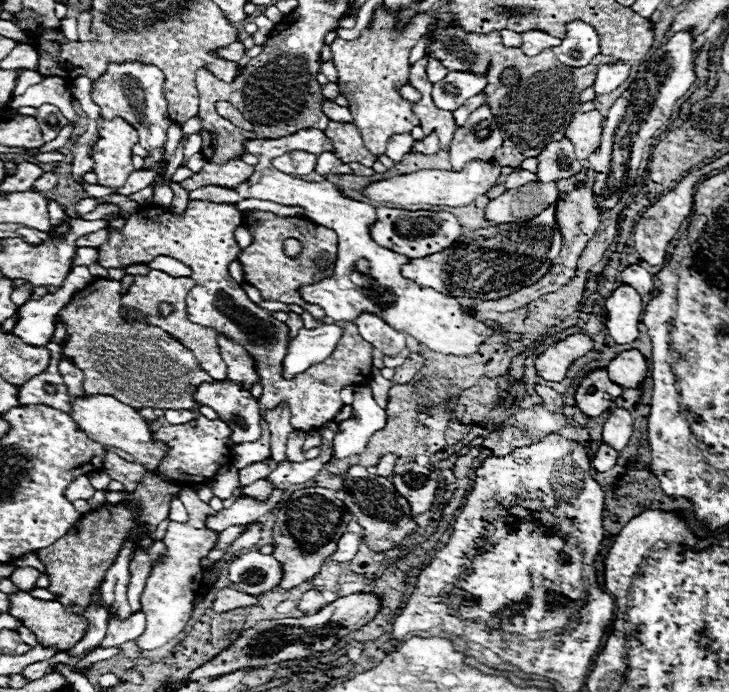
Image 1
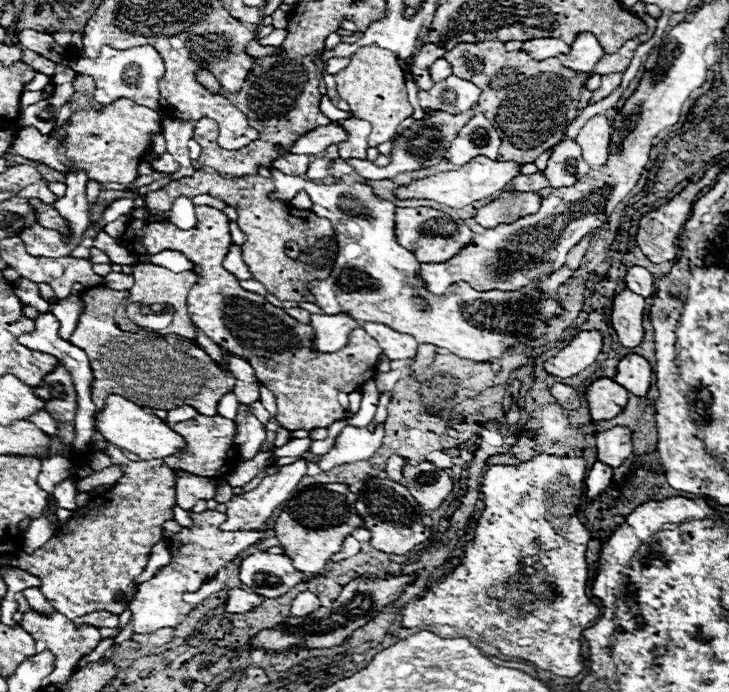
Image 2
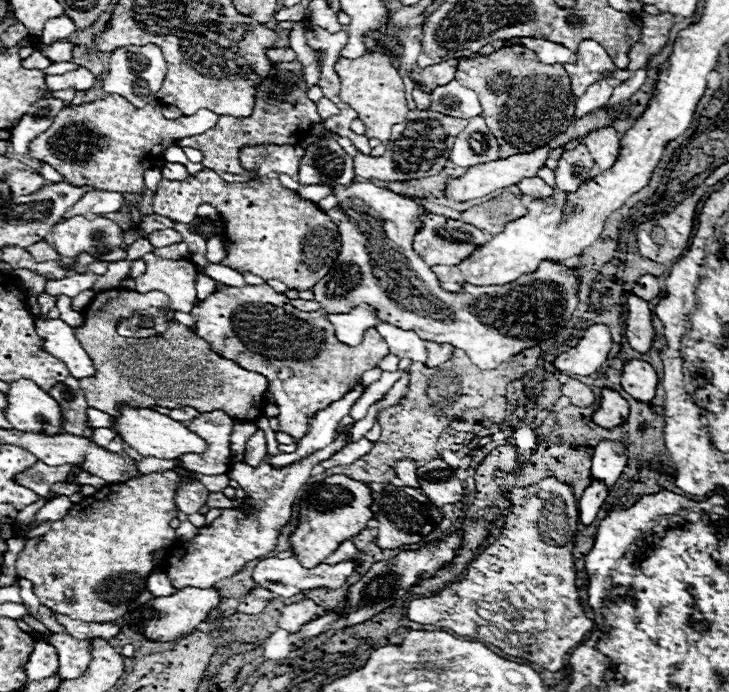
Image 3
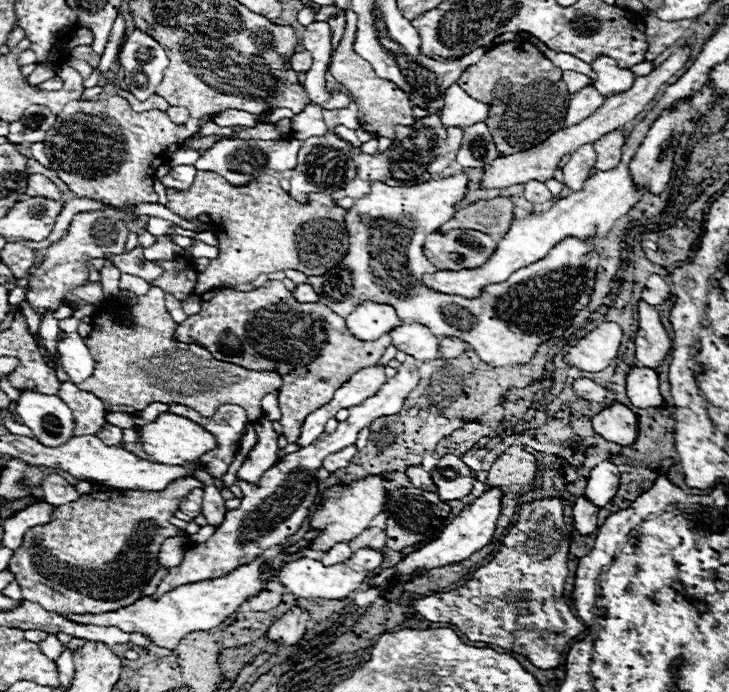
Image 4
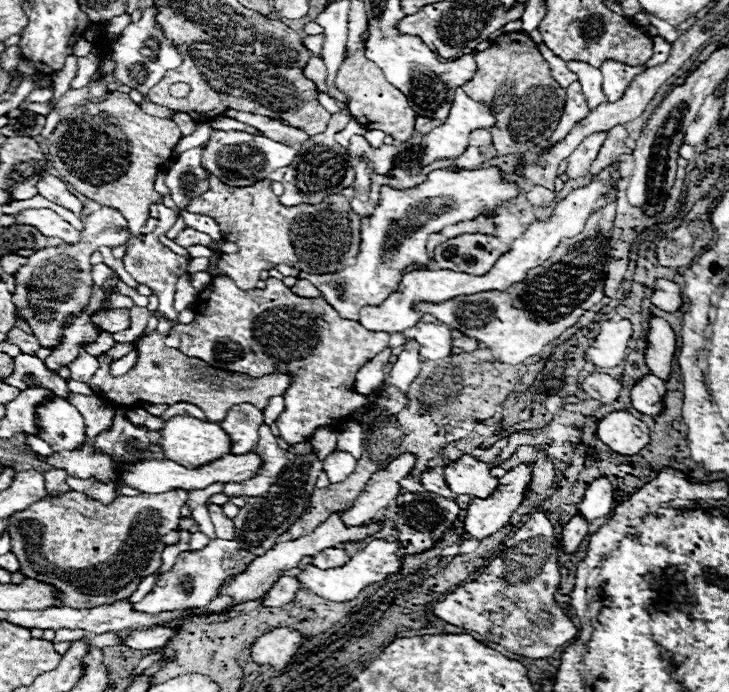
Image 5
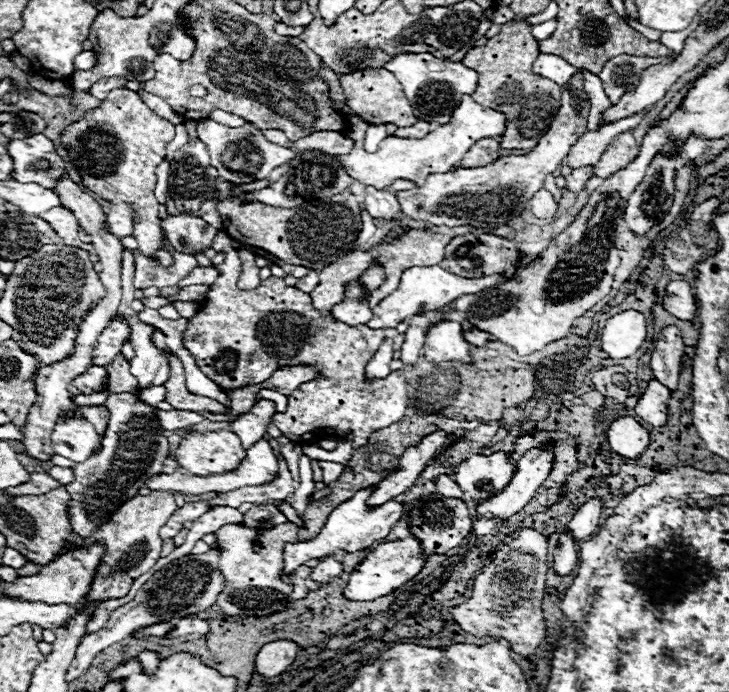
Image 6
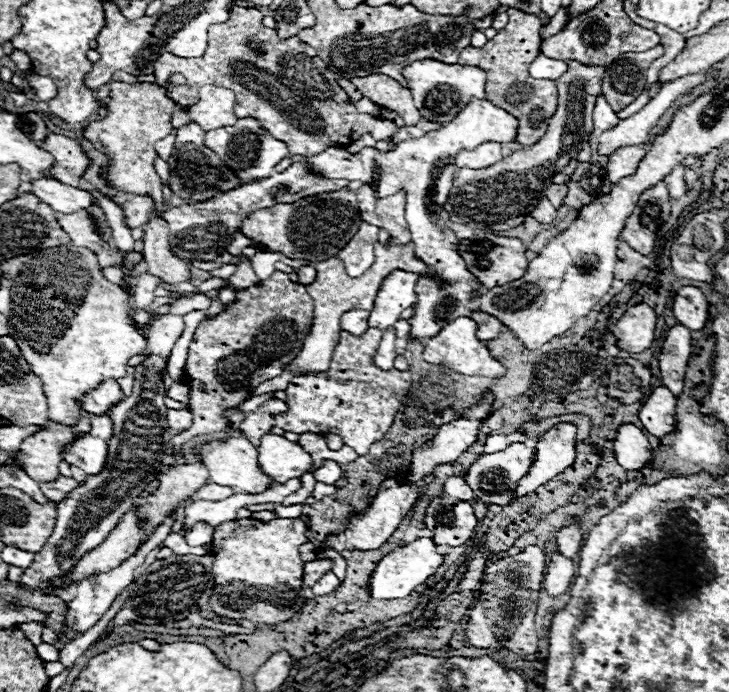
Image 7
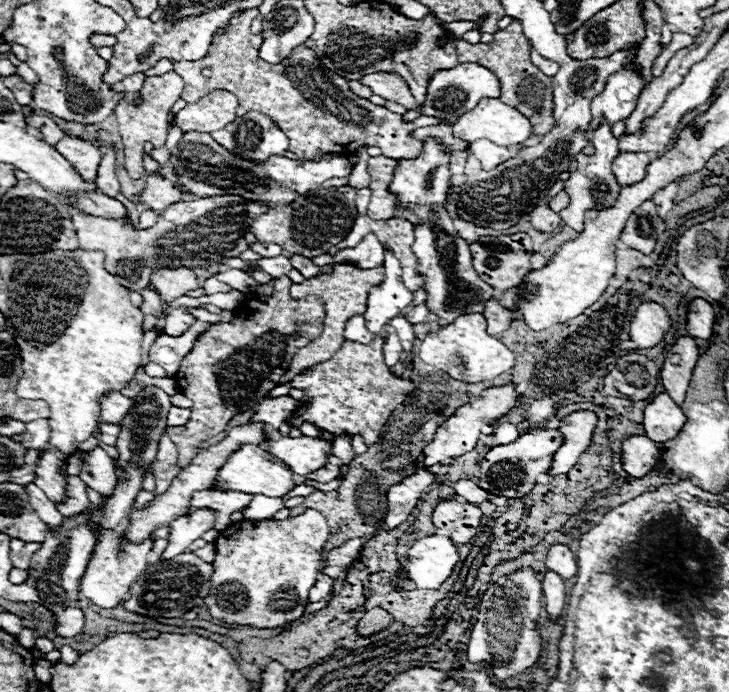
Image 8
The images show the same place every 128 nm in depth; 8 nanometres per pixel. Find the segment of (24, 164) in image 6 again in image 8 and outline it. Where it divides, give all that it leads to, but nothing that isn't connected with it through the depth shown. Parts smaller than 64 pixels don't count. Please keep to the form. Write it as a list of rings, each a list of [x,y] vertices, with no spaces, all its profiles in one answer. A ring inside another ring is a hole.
[[[64,136],[56,146],[54,146],[68,162],[72,162],[72,166],[86,178],[86,180],[94,180],[98,174],[98,166],[102,160],[102,148],[88,142],[88,140],[80,140],[74,136]]]

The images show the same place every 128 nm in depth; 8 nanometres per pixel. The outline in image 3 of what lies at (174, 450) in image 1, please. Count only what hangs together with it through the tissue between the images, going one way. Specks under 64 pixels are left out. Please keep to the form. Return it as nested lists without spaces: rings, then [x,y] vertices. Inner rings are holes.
[[[222,410],[200,414],[196,420],[188,424],[192,432],[204,436],[208,440],[208,452],[200,456],[180,456],[182,464],[190,472],[214,476],[226,474],[232,466],[232,452],[230,452],[230,436],[234,430],[234,420]]]

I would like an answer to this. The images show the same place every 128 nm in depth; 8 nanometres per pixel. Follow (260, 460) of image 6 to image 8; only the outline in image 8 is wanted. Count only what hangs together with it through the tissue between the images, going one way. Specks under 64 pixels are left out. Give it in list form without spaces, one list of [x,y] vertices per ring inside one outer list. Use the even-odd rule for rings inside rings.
[[[280,436],[268,442],[268,452],[284,460],[290,466],[290,470],[300,476],[324,468],[324,464],[328,464],[328,458],[334,454],[328,440],[310,436],[300,438]]]

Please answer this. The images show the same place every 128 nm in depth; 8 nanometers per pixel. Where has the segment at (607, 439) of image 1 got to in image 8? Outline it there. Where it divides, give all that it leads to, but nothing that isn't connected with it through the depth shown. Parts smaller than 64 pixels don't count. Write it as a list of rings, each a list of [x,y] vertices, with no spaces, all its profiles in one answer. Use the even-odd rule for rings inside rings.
[[[556,544],[556,546],[550,548],[544,564],[546,564],[546,570],[556,572],[564,582],[574,578],[576,570],[578,570],[572,550],[568,546],[562,546],[562,544]]]

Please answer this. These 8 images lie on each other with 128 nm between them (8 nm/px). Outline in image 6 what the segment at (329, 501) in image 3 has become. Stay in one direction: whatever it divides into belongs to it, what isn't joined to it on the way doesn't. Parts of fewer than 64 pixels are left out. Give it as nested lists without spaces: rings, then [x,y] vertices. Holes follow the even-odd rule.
[[[440,430],[440,432],[434,432],[434,434],[426,436],[418,446],[408,448],[400,458],[400,468],[394,474],[390,474],[384,482],[378,482],[378,488],[368,498],[368,504],[372,504],[372,506],[384,504],[386,500],[392,500],[392,498],[400,496],[410,486],[414,486],[416,480],[420,478],[420,474],[424,472],[424,468],[440,452],[440,448],[450,446],[448,438],[450,436]]]

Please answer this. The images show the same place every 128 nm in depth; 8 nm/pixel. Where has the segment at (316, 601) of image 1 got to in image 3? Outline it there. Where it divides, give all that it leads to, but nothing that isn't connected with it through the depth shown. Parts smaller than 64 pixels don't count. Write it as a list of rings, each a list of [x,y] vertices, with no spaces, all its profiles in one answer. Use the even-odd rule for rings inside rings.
[[[302,600],[302,602],[296,602],[296,604],[290,604],[282,610],[282,616],[278,620],[278,628],[290,632],[290,634],[296,634],[304,628],[304,624],[308,624],[310,620],[314,620],[318,616],[320,608],[312,602],[312,600]]]

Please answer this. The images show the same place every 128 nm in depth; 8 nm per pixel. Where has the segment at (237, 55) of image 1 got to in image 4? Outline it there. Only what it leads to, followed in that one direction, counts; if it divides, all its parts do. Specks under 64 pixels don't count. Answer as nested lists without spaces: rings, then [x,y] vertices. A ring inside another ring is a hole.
[[[300,50],[300,52],[296,52],[292,58],[290,58],[290,66],[292,66],[292,70],[296,70],[296,72],[308,72],[310,68],[312,68],[312,54],[308,52],[308,50]]]

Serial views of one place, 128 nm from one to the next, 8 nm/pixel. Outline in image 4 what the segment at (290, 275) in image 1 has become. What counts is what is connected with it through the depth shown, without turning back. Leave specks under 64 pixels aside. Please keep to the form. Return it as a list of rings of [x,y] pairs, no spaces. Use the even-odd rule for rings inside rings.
[[[198,170],[196,180],[192,184],[192,188],[188,192],[176,192],[166,188],[168,194],[168,208],[184,218],[194,218],[198,216],[198,212],[206,212],[212,218],[214,224],[214,234],[218,236],[220,242],[220,256],[216,260],[210,260],[208,268],[204,272],[198,274],[196,280],[196,294],[204,294],[212,288],[216,288],[218,284],[230,284],[230,286],[240,286],[246,282],[252,282],[258,274],[270,274],[270,272],[278,272],[278,270],[286,270],[286,268],[294,268],[304,272],[306,276],[322,276],[324,272],[328,272],[340,258],[340,262],[346,258],[348,254],[348,230],[346,230],[346,210],[336,206],[334,198],[330,194],[310,194],[310,202],[298,204],[294,202],[288,192],[284,192],[280,188],[278,178],[264,174],[256,180],[252,180],[252,184],[244,186],[244,188],[236,188],[232,184],[228,184],[222,176],[218,176],[216,172],[202,172]]]

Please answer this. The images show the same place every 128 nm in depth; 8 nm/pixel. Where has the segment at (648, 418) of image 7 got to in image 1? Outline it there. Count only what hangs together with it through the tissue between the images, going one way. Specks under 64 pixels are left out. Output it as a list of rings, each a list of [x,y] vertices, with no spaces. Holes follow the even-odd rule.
[[[626,350],[626,352],[620,352],[608,364],[606,370],[608,370],[608,376],[622,388],[640,388],[646,378],[648,366],[646,366],[646,358],[638,350]]]

